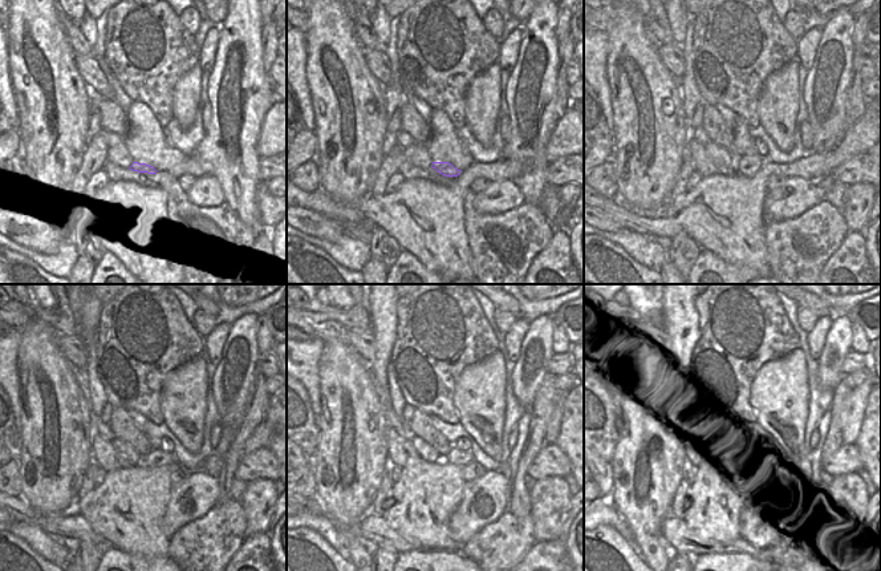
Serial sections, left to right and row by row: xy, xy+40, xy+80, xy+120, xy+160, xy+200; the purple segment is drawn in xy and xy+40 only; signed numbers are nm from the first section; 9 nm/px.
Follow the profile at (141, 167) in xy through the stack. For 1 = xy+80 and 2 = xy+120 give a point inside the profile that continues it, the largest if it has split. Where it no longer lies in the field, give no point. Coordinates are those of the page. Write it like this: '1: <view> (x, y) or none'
1: xy+80 (747, 165)
2: xy+120 (157, 457)

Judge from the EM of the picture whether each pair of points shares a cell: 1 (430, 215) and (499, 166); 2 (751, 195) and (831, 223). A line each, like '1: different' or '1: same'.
1: same
2: different

